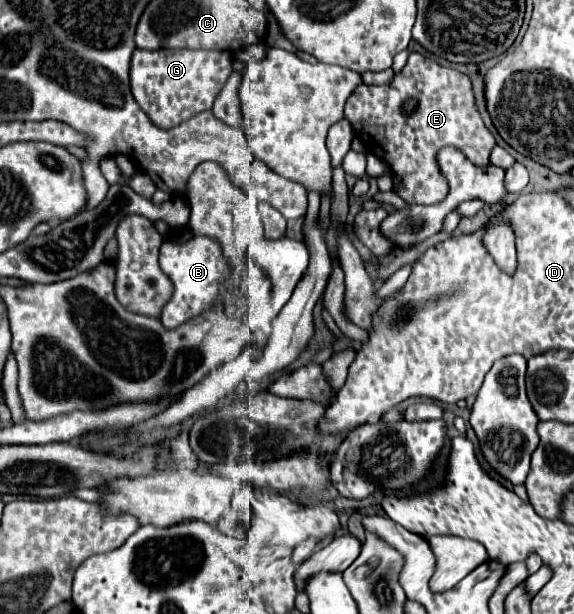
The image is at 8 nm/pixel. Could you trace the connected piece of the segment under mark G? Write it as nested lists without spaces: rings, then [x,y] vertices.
[[[135,50],[131,58],[131,92],[143,112],[157,122],[159,128],[173,128],[187,118],[211,110],[221,86],[233,72],[233,56],[225,50]]]

